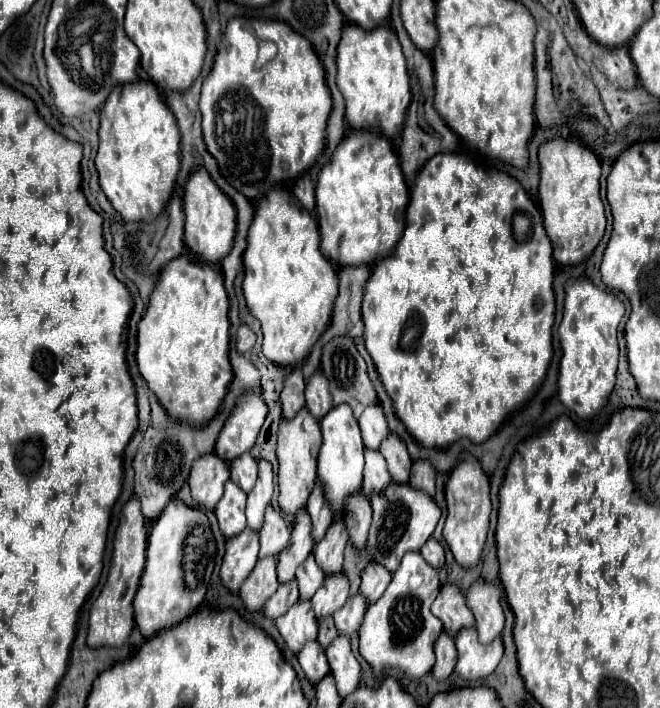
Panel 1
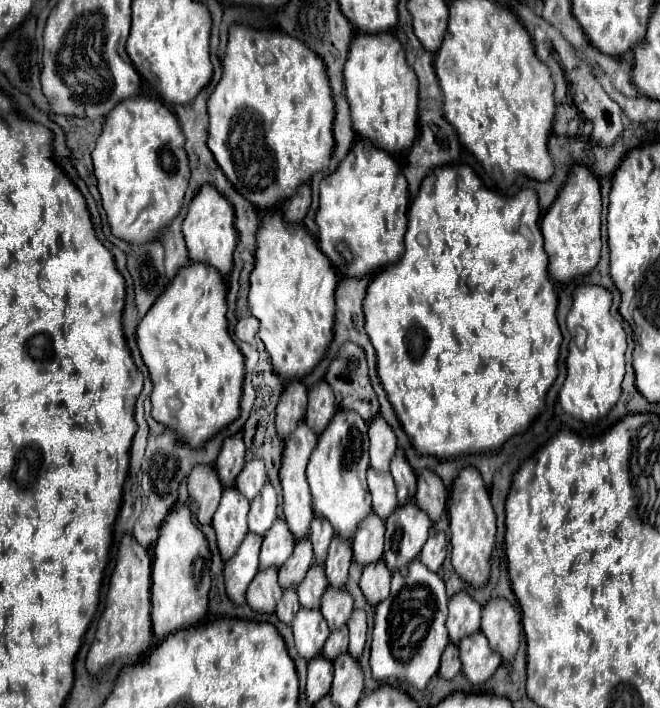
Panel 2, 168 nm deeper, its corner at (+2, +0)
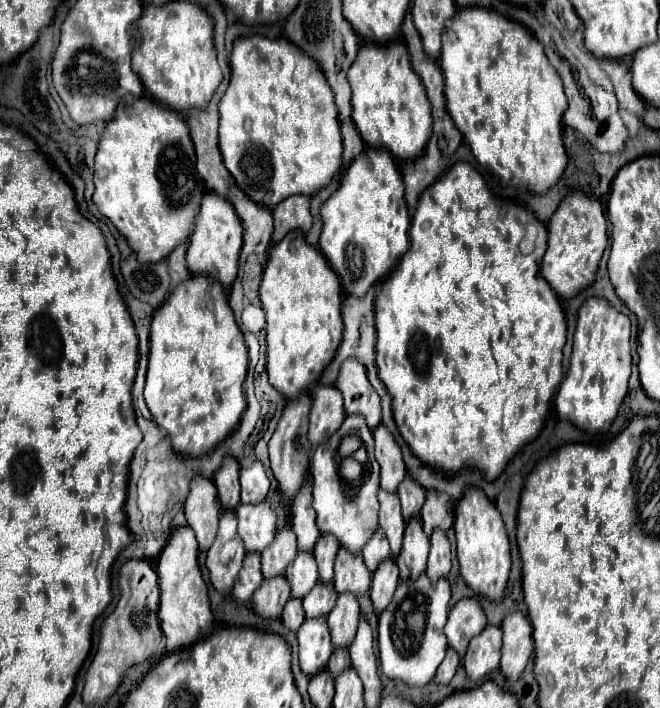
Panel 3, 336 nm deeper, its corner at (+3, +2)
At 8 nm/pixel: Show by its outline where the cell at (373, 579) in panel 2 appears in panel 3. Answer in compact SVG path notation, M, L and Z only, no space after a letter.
M387 558L385 562L381 562L381 566L377 566L377 570L373 572L373 578L371 578L369 594L371 594L371 602L373 602L373 608L377 614L383 612L387 608L387 604L391 602L397 582L399 582L397 564L393 558Z

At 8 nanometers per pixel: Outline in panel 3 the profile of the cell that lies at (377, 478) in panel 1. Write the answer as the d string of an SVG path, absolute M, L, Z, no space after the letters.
M379 488L377 500L381 504L379 508L379 528L385 532L389 544L391 544L391 554L393 558L401 550L401 540L403 540L403 530L405 530L405 518L401 518L401 504L395 492L387 492Z

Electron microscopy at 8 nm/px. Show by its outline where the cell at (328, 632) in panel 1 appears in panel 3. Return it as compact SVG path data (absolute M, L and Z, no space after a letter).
M335 646L335 650L333 650L333 654L331 654L331 658L329 658L329 672L331 672L331 676L337 676L341 670L345 670L345 668L349 668L351 666L351 660L349 660L349 648L347 646Z

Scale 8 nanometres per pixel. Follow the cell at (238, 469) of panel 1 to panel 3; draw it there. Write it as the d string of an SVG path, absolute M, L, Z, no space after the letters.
M253 462L241 470L241 504L257 504L267 498L269 478L261 462Z

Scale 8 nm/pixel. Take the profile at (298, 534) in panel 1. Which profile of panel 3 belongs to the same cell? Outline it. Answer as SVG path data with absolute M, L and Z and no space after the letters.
M297 552L297 558L287 566L285 578L289 580L291 596L303 598L319 582L317 564L313 562L313 554L311 552Z

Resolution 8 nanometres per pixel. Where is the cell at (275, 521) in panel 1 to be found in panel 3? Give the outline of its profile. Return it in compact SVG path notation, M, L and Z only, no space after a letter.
M291 528L275 532L273 542L261 552L261 572L265 578L273 578L285 572L287 564L295 558L297 544Z

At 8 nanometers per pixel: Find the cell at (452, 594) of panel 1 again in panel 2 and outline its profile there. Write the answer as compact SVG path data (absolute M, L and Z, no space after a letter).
M458 592L450 598L448 604L448 632L450 642L458 644L464 636L480 632L480 616L482 606L470 598L466 592Z

